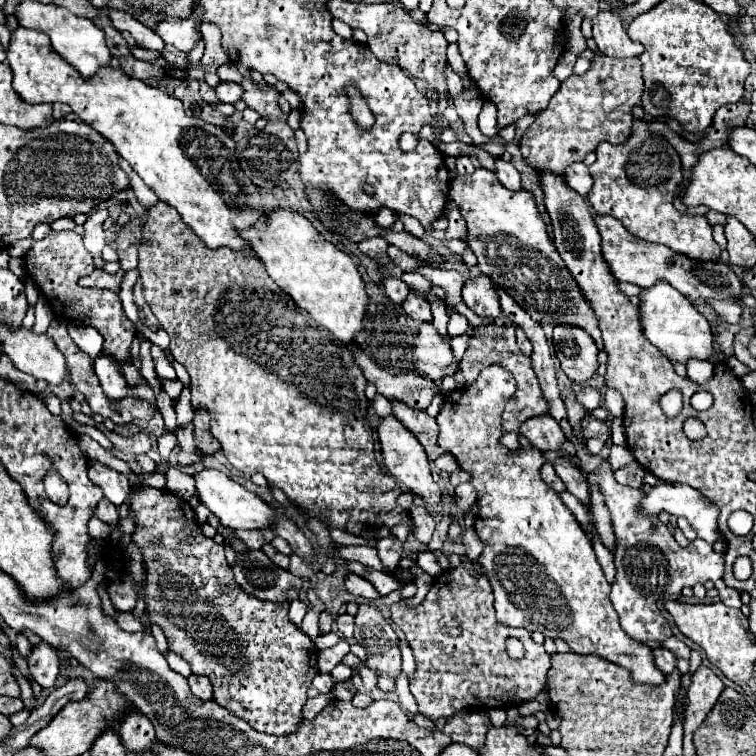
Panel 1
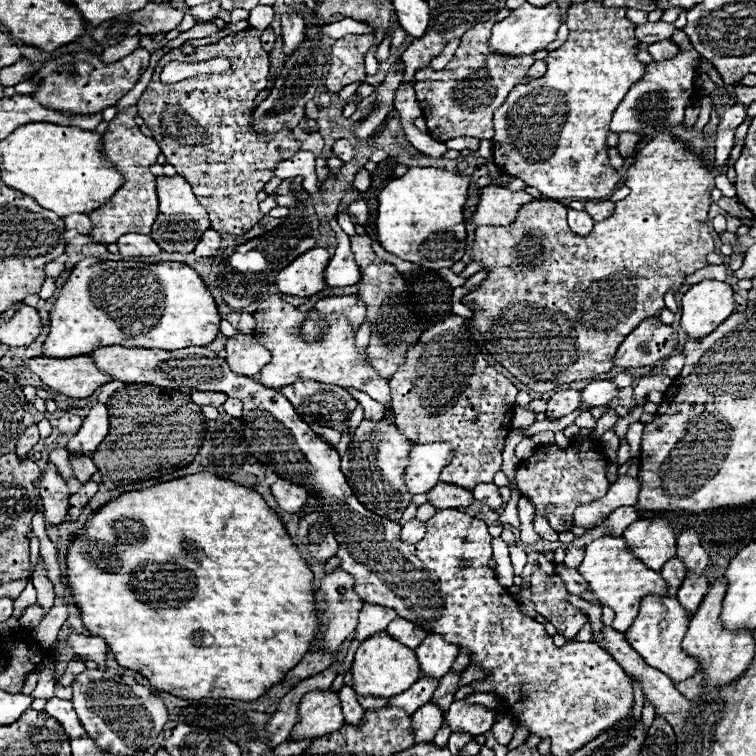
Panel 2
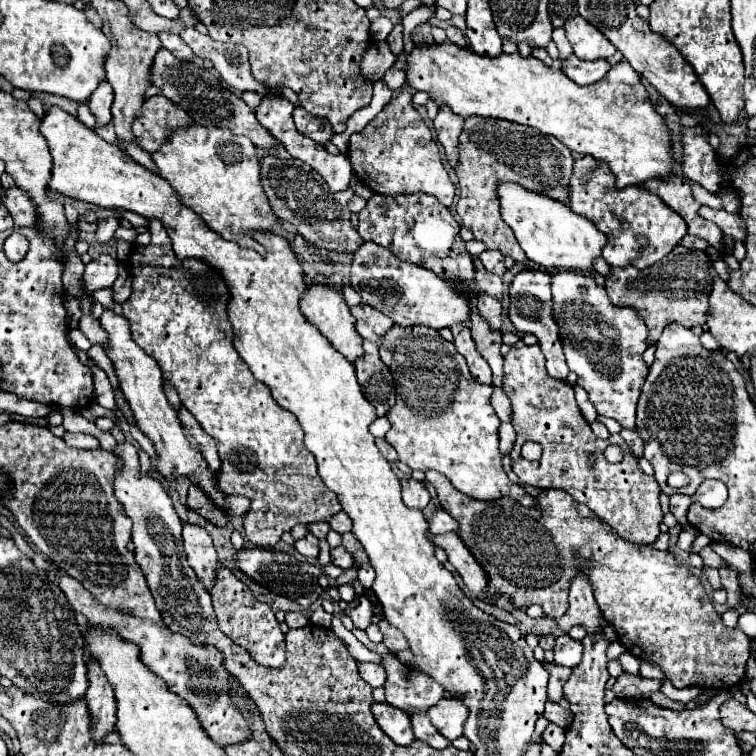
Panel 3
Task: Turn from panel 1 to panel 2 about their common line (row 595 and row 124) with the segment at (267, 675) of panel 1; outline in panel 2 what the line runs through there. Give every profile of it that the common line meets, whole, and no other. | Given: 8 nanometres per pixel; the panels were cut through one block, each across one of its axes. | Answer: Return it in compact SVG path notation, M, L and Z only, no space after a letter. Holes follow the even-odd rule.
M246 28L242 32L228 34L214 44L198 46L190 56L184 56L180 48L172 48L158 60L152 80L138 100L138 114L144 118L144 124L152 130L152 138L158 142L162 154L166 156L166 162L172 164L176 172L192 184L198 202L208 212L210 228L214 228L220 234L244 234L254 224L260 222L264 214L258 210L256 194L274 176L272 170L276 168L276 164L292 158L300 150L300 142L294 140L292 132L278 132L278 136L254 136L254 132L250 132L250 116L254 112L252 102L258 96L258 92L266 88L266 82L268 82L268 52L262 50L260 30ZM216 56L226 56L232 60L232 68L226 74L200 74L176 84L160 82L162 68L172 60L194 64Z

